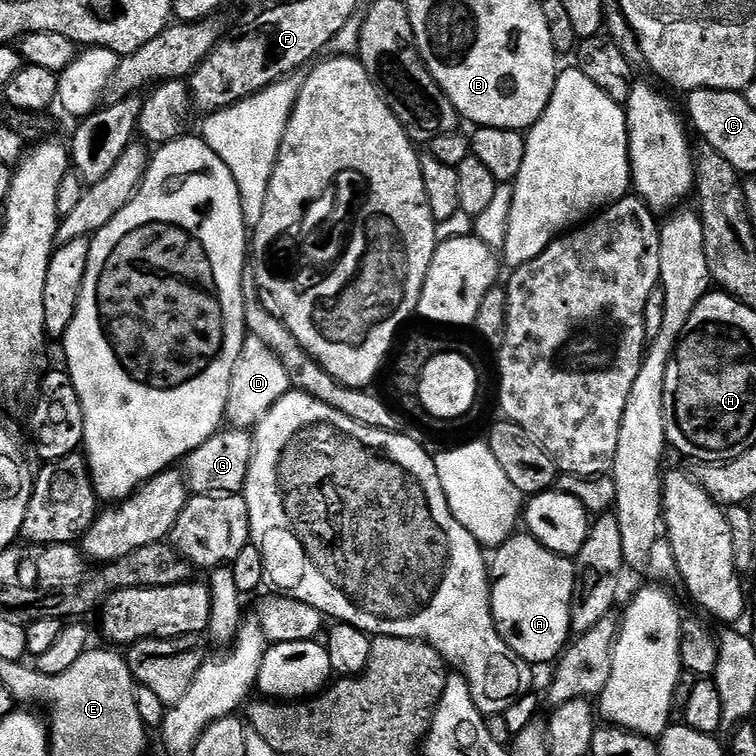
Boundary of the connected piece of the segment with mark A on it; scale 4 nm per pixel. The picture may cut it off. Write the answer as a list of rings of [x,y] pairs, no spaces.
[[[527,534],[511,536],[504,544],[495,549],[490,560],[490,583],[492,585],[492,617],[496,629],[502,634],[506,646],[514,650],[527,664],[551,665],[564,651],[570,640],[572,623],[570,610],[572,609],[572,595],[576,589],[576,565],[567,556],[559,556],[546,546],[542,546]]]

